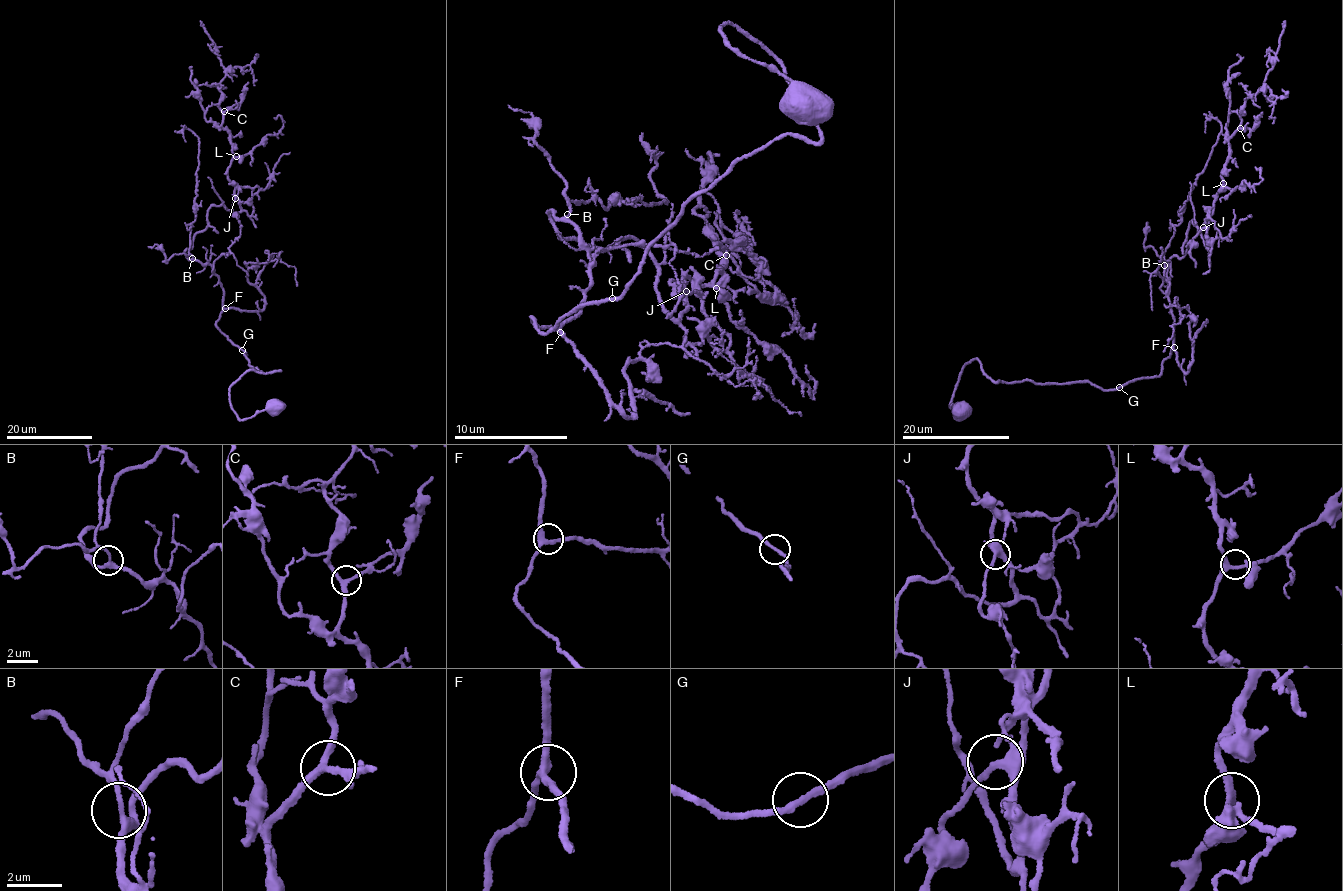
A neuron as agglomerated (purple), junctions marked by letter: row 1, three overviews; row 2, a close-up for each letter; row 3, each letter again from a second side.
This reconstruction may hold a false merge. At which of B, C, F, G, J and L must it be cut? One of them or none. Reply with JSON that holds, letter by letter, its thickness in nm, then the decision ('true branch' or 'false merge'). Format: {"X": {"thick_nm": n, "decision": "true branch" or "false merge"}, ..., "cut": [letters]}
{"B": {"thick_nm": 240, "decision": "true branch"}, "C": {"thick_nm": 240, "decision": "true branch"}, "F": {"thick_nm": 280, "decision": "true branch"}, "G": {"thick_nm": 240, "decision": "true branch"}, "J": {"thick_nm": 320, "decision": "true branch"}, "L": {"thick_nm": 240, "decision": "true branch"}, "cut": []}

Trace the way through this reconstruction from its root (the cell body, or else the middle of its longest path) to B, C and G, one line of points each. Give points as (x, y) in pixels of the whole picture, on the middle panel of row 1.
B: (807, 102), (721, 28), (772, 53), (821, 138), (755, 148), (629, 288), (540, 333), (593, 283), (567, 214)
C: (807, 102), (722, 27), (821, 138), (531, 320), (593, 283), (552, 211), (676, 320), (726, 255)
G: (807, 102), (735, 52), (721, 28), (729, 21), (772, 53), (821, 138), (755, 148), (682, 208), (613, 299)

